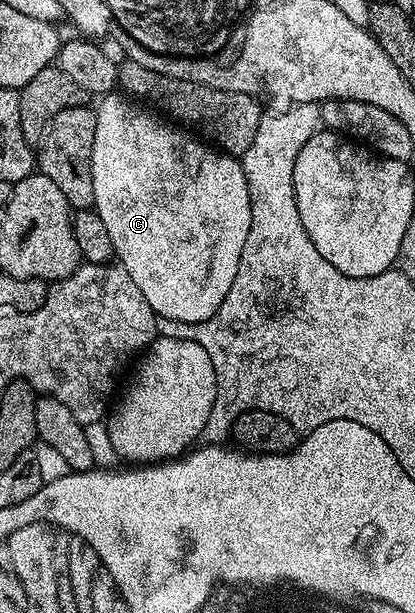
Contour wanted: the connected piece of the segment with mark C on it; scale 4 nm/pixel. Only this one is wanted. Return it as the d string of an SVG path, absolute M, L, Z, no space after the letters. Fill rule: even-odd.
M111 93L101 96L96 110L96 141L92 145L92 189L94 190L93 210L98 212L100 221L104 221L108 229L108 237L112 237L112 245L117 262L136 281L136 289L144 293L144 301L152 305L159 319L171 319L181 323L203 323L208 321L220 309L224 297L228 297L228 289L232 289L232 281L236 281L236 269L240 269L240 253L244 253L244 241L248 241L248 229L252 225L252 205L248 193L248 181L244 177L241 162L235 156L227 155L213 146L207 145L201 138L177 131L157 119L153 110L139 105L133 98L122 93Z

